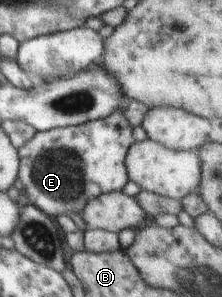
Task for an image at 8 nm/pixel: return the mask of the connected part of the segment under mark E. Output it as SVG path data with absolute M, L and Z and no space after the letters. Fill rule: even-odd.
M116 110L102 120L92 120L80 126L58 127L47 131L36 131L19 152L19 186L26 189L28 200L56 221L60 215L70 216L72 212L82 212L88 200L106 193L120 192L129 181L124 164L128 149L134 143L134 127L126 120L124 111Z

